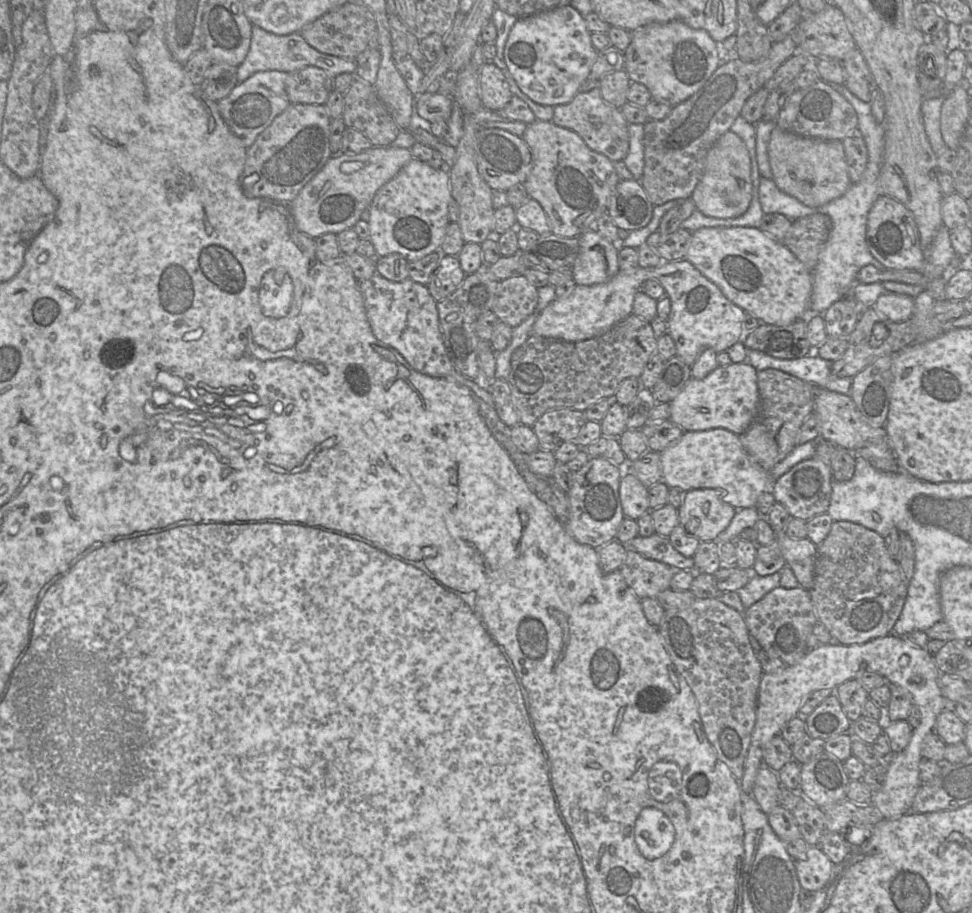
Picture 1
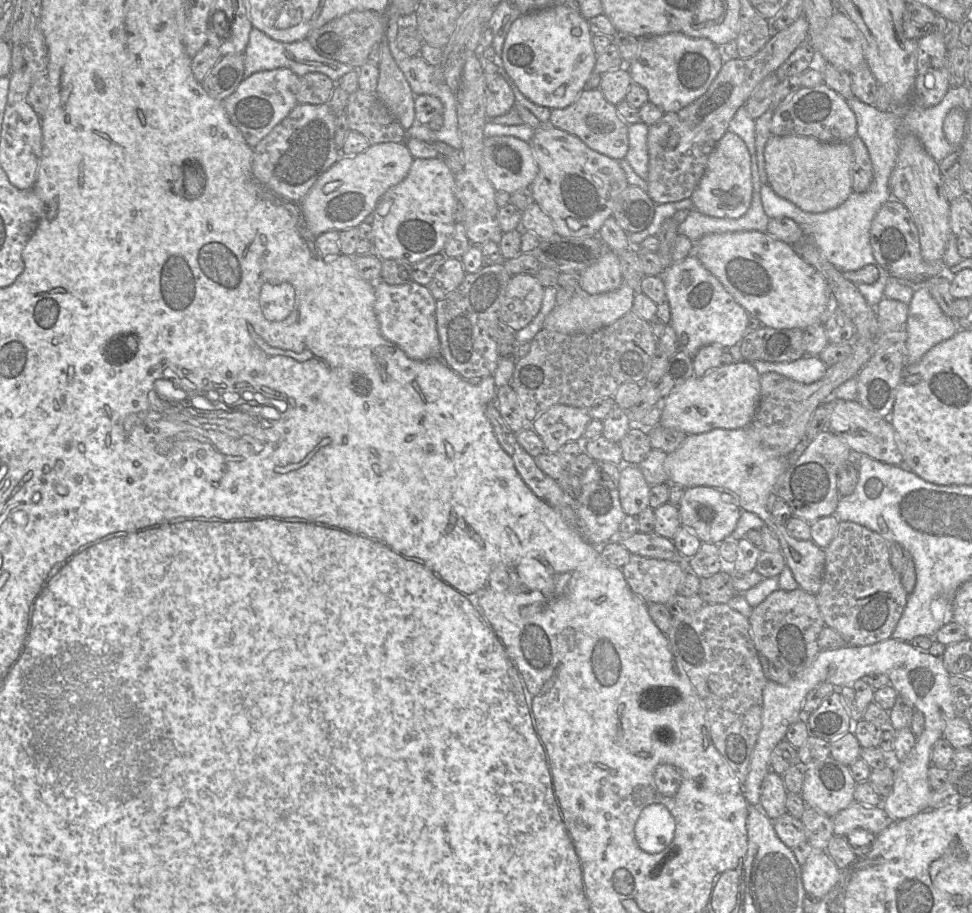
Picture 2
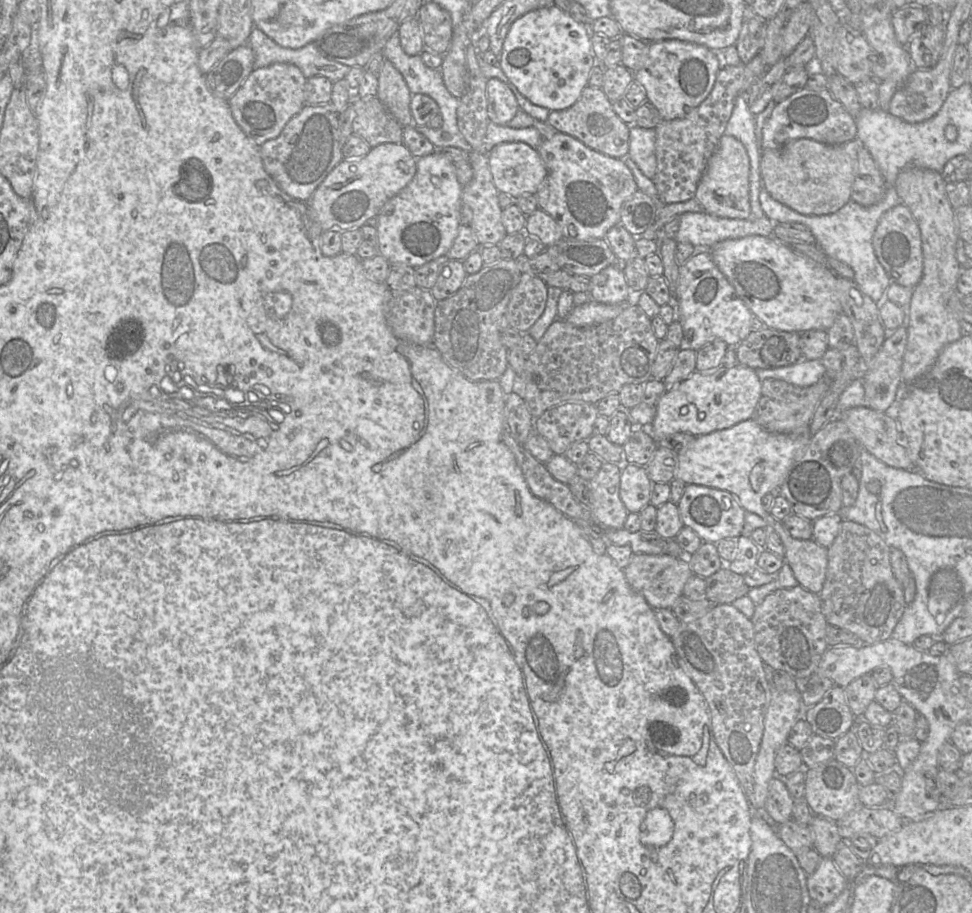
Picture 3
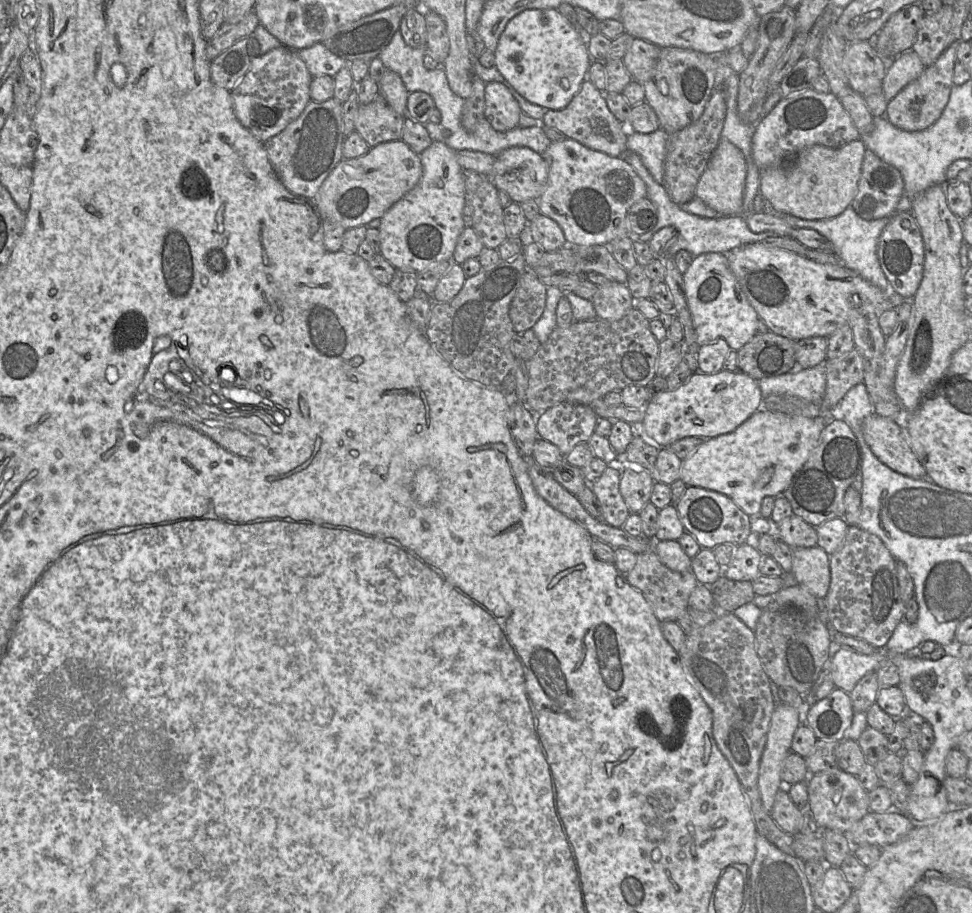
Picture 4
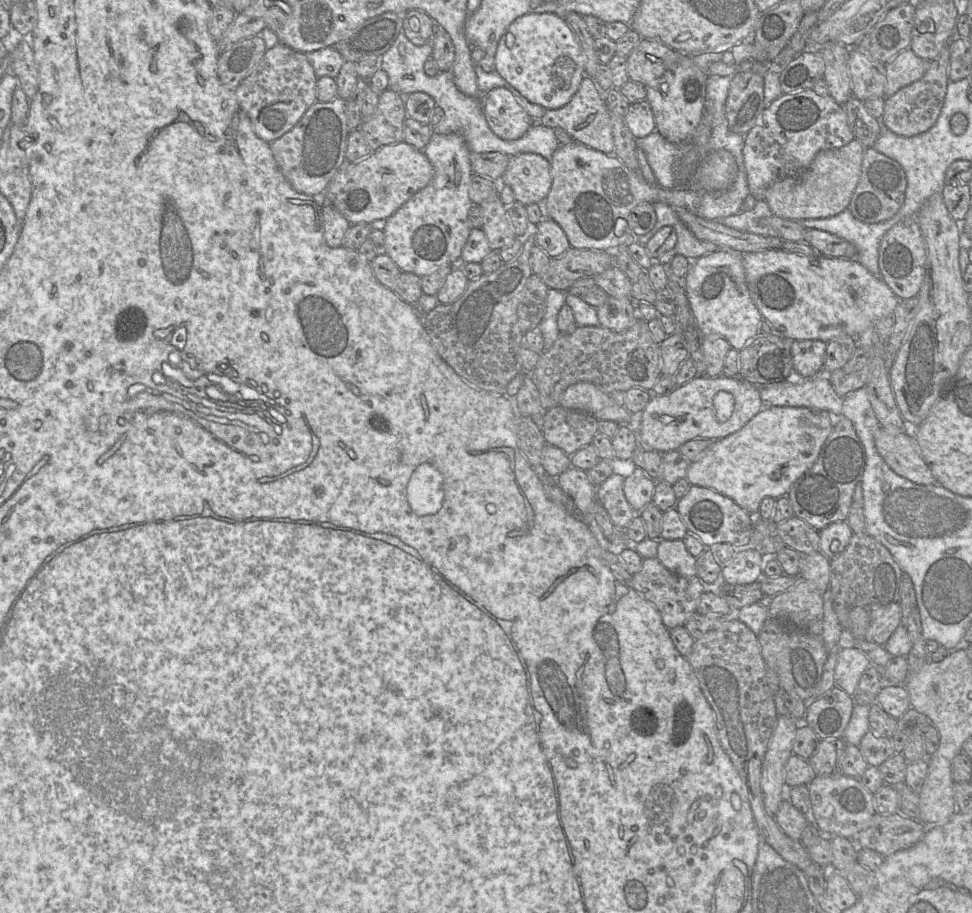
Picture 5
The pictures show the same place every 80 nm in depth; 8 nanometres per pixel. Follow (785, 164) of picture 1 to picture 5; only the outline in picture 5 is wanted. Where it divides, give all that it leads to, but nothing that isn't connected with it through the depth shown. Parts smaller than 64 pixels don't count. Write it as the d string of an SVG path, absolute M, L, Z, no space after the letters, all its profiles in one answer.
M855 139L840 149L820 151L799 179L785 179L770 185L764 199L772 213L783 219L802 222L830 218L849 209L861 177L866 149Z

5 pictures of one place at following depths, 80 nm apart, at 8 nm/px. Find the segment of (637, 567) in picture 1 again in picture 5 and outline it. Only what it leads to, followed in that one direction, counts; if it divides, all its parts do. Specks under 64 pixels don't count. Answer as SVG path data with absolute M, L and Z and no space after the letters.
M656 557L643 559L640 571L631 577L629 583L636 592L655 606L668 630L683 626L690 615L698 613L697 606L705 591L705 585L697 575L692 577L676 575L666 569Z

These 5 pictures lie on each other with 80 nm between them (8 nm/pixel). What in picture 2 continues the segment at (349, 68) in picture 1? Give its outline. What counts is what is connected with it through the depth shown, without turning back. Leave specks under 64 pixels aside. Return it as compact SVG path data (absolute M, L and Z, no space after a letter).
M254 26L249 33L249 40L243 55L245 78L258 71L272 70L276 68L288 68L299 77L309 72L320 72L327 75L334 82L336 82L344 74L354 69L354 67L348 64L321 56L313 48L307 38L290 43L280 42L272 39Z

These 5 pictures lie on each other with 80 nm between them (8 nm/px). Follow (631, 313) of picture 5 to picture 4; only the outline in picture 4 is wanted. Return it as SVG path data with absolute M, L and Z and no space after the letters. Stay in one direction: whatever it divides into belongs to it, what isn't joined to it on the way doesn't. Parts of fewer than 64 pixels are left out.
M612 281L597 287L591 301L597 318L617 321L633 308L633 297L626 284Z

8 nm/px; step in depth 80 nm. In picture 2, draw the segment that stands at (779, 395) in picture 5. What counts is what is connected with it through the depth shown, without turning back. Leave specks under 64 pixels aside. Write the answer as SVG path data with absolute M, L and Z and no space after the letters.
M805 355L802 358L788 363L770 363L754 361L751 363L760 375L775 372L803 384L812 384L825 375L828 367L819 356Z

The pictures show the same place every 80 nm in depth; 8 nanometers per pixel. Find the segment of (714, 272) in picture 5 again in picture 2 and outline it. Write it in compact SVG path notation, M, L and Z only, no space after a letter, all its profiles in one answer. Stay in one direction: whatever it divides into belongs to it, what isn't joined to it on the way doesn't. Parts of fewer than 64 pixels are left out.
M695 255L670 264L659 276L664 282L670 306L671 319L667 325L674 329L680 351L694 358L700 348L709 344L724 349L740 344L747 333L749 314Z

